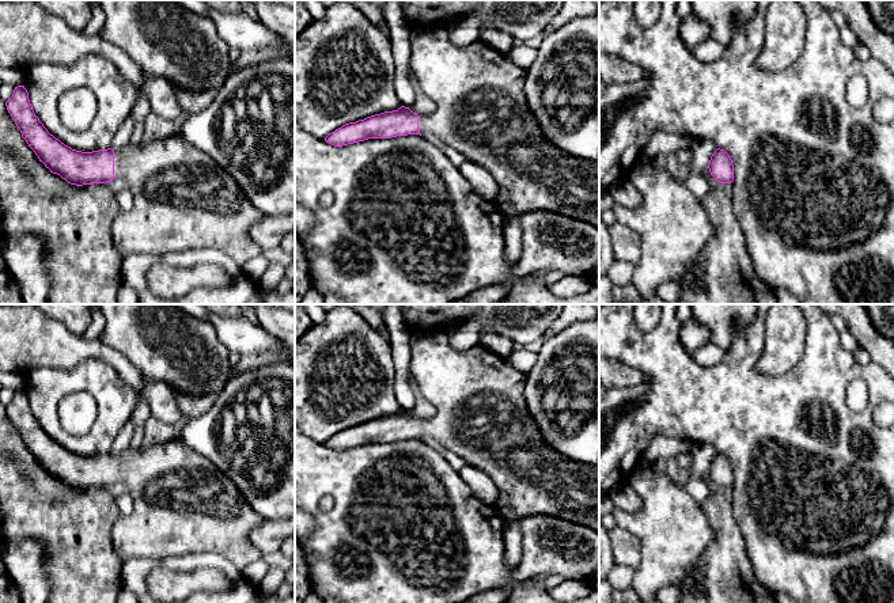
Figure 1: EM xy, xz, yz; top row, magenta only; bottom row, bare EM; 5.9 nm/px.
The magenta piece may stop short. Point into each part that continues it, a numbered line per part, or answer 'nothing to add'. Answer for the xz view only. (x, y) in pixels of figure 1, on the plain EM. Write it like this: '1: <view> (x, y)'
1: xz (481, 414)

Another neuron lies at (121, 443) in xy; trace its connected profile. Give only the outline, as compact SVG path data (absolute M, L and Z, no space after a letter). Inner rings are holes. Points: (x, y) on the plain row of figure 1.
M132 420L122 428L121 433L118 435L118 437L114 440L110 452L117 455L125 450L129 448L132 436L135 432L135 426Z

